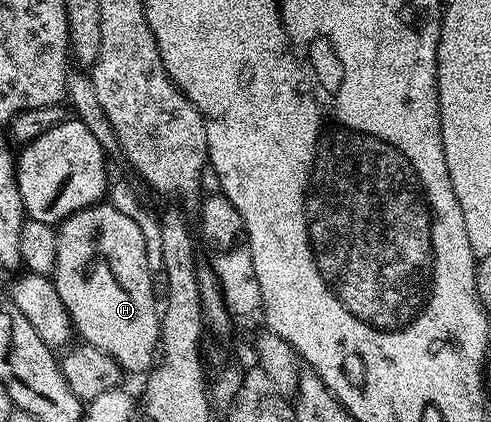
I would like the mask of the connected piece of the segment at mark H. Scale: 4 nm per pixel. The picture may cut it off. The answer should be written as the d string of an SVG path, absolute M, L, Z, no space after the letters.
M98 203L72 213L60 222L56 230L57 258L53 264L51 280L64 296L72 316L89 332L88 344L101 349L116 359L126 374L141 373L153 368L159 353L161 339L161 315L159 299L153 290L154 270L147 263L147 243L143 239L141 225L123 215L116 204Z

